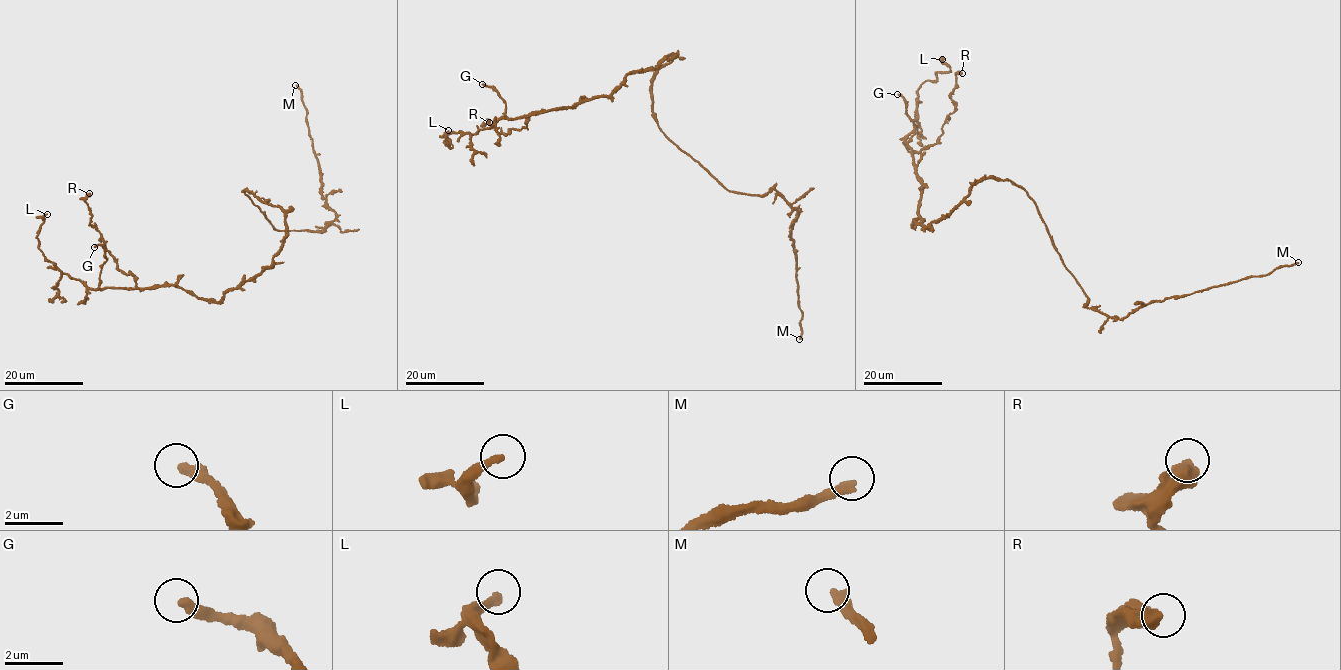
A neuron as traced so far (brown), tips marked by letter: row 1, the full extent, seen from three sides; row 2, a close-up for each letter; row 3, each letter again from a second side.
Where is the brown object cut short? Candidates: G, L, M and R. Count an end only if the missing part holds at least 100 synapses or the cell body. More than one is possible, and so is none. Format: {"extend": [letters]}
{"extend": ["M"]}

